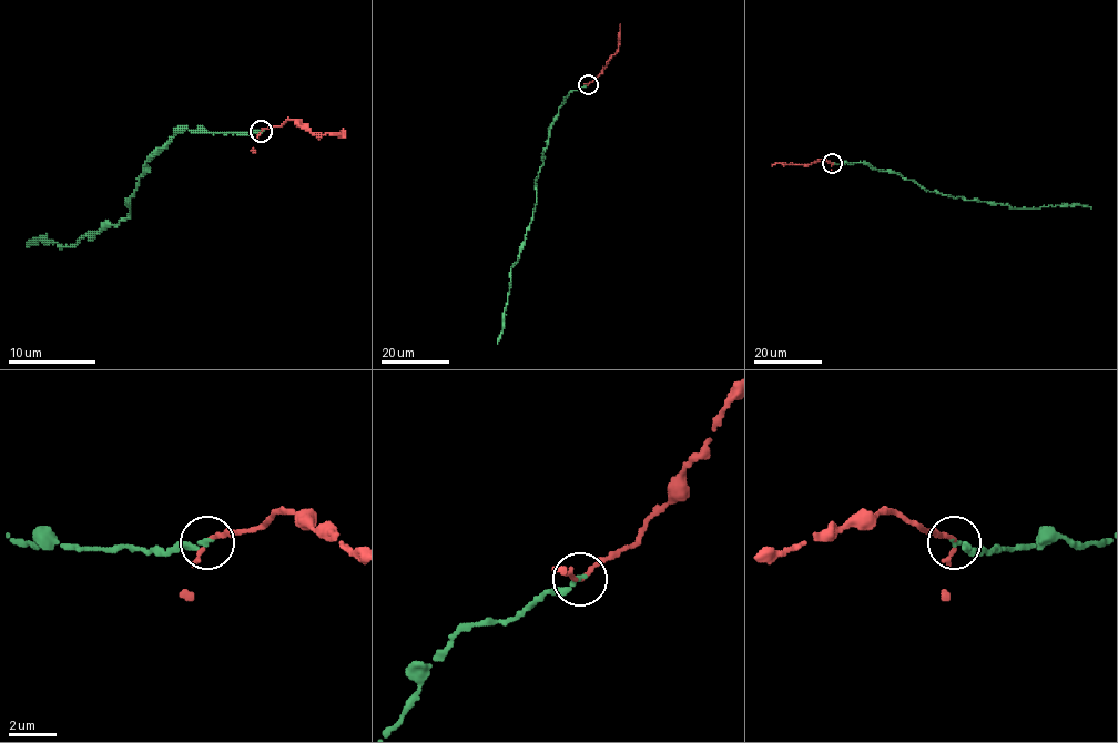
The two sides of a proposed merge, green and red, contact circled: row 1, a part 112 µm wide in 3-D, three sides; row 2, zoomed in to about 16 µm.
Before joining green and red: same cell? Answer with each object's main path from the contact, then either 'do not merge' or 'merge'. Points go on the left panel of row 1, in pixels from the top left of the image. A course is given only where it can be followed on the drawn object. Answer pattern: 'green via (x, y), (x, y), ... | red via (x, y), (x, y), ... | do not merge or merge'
green via (262, 131), (183, 129), (145, 163), (123, 221), (71, 246), (42, 237), (27, 246) | red via (262, 131), (293, 120), (314, 134), (343, 131), (345, 136) | do not merge

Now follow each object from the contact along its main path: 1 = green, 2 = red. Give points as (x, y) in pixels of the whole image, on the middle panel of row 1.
1: (588, 84), (566, 98), (549, 130), (549, 144), (535, 182), (537, 202), (518, 261), (510, 270), (497, 343)
2: (588, 84), (618, 49), (620, 23)

